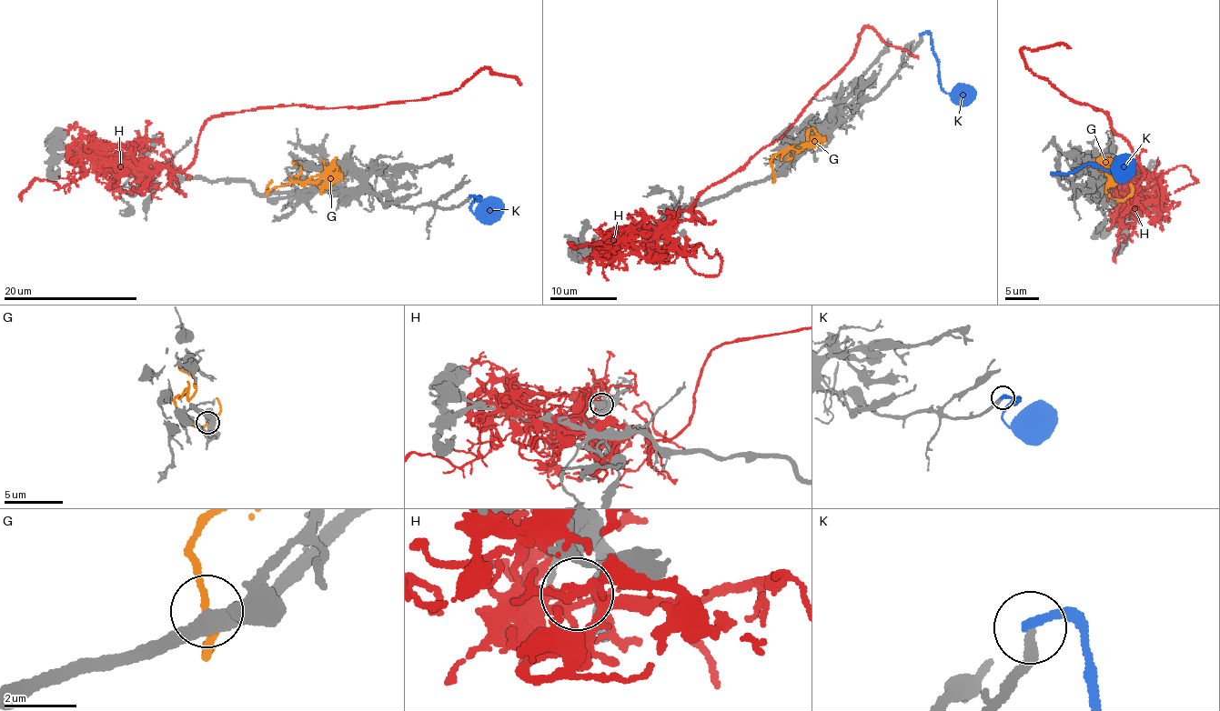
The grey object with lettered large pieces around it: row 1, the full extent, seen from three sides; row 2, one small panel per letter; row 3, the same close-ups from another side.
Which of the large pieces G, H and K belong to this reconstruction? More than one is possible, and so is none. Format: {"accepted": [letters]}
{"accepted": []}

